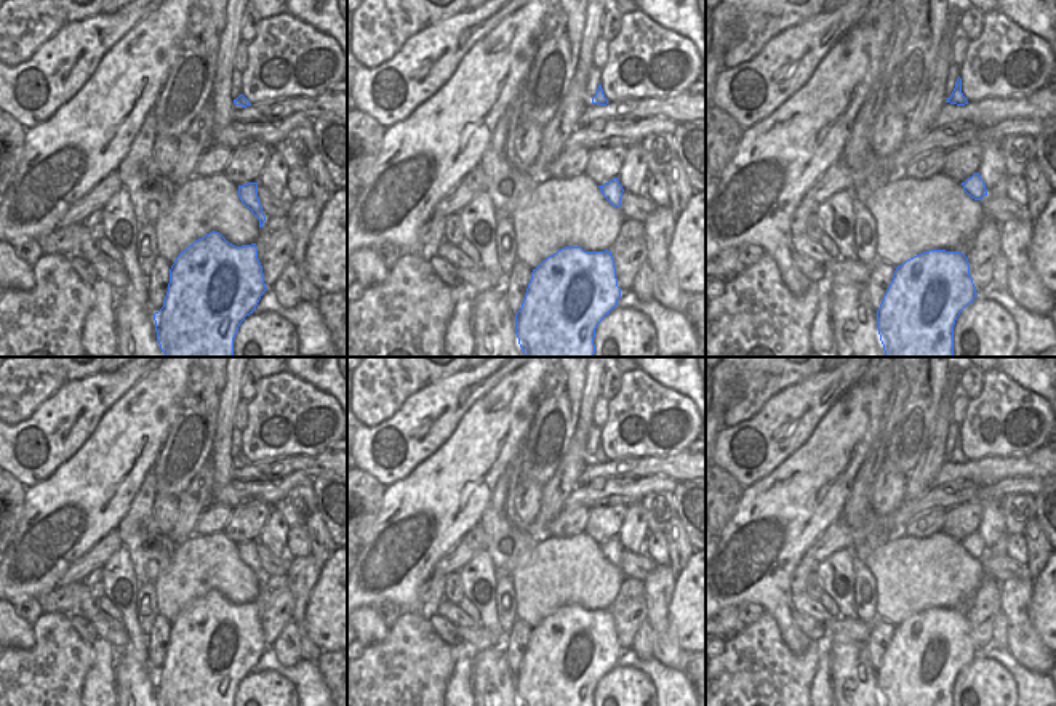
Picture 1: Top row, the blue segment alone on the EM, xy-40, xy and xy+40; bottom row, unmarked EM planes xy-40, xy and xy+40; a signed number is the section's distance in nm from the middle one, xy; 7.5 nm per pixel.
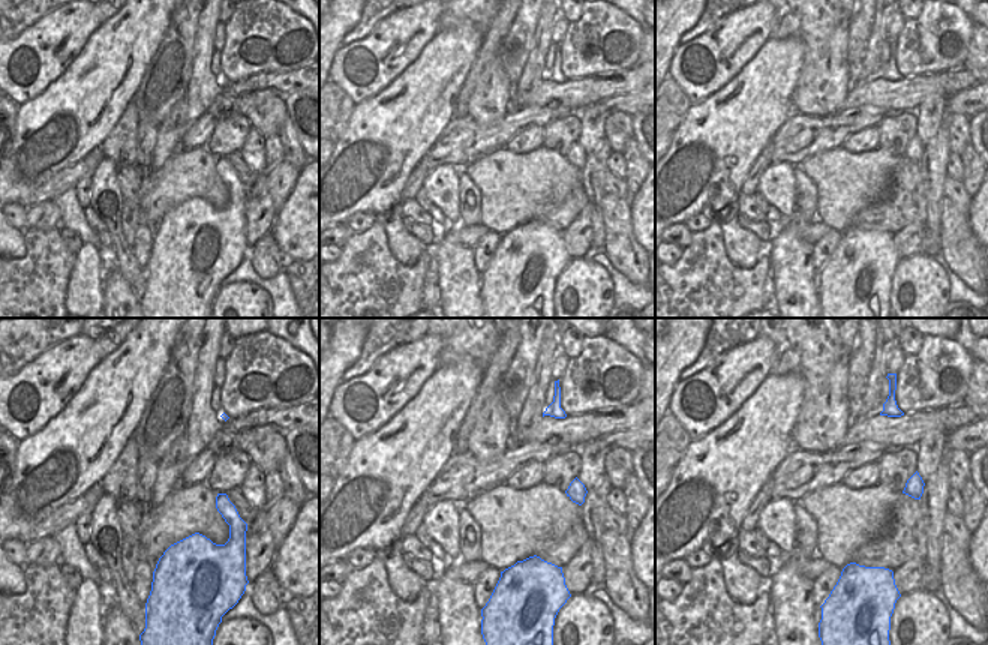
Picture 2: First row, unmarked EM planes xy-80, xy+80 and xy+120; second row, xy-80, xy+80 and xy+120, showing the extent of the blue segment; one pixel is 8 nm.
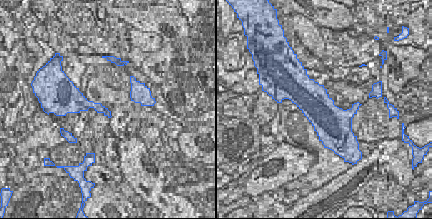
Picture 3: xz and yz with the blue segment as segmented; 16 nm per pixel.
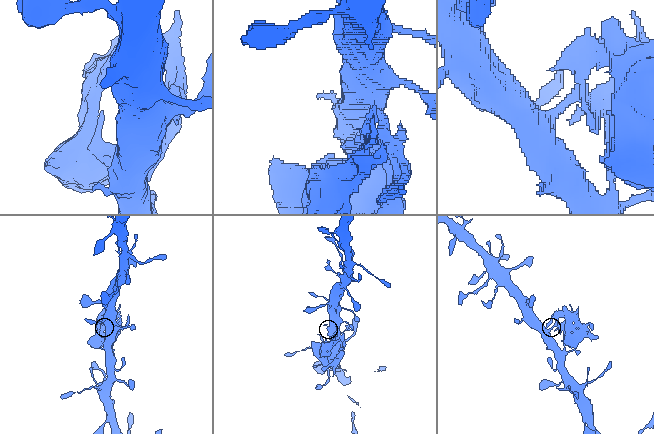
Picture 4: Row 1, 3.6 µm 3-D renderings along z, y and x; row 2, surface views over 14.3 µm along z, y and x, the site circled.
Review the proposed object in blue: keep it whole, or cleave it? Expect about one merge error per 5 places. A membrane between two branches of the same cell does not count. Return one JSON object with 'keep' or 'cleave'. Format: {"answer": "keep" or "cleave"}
{"answer": "cleave"}

